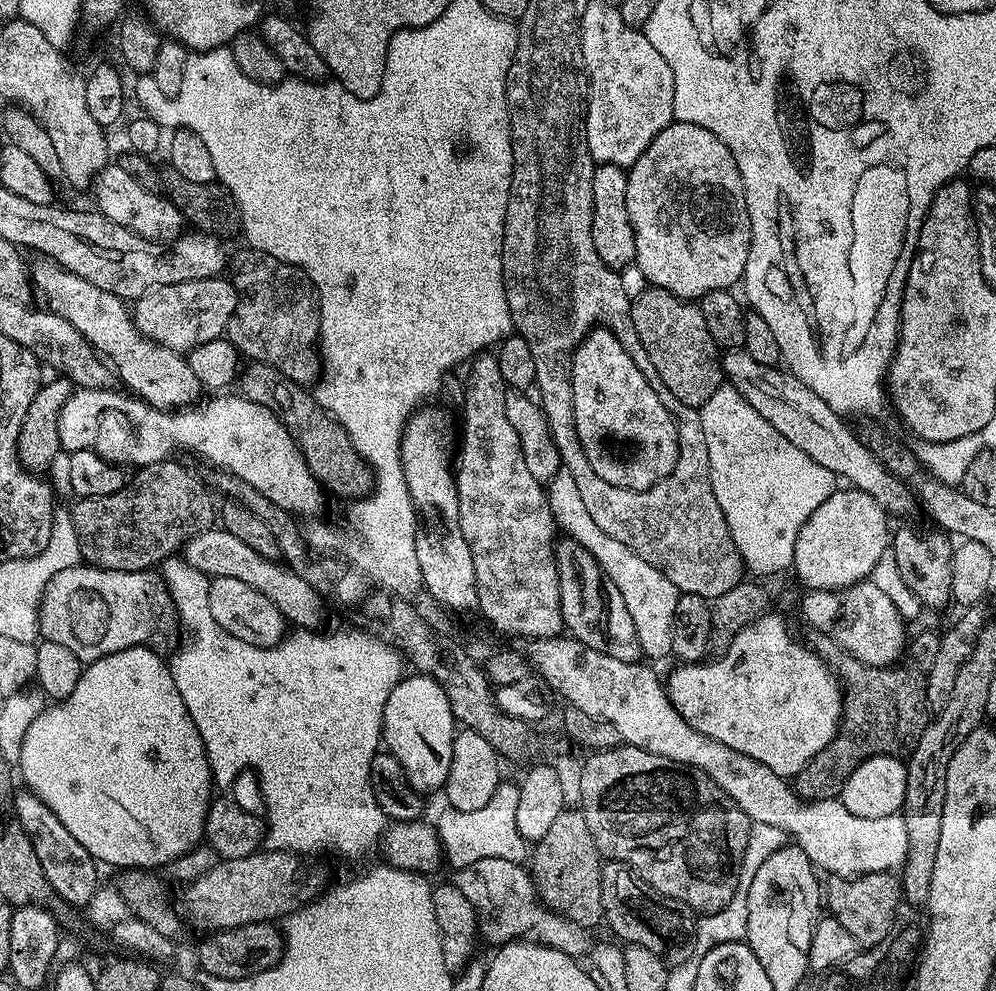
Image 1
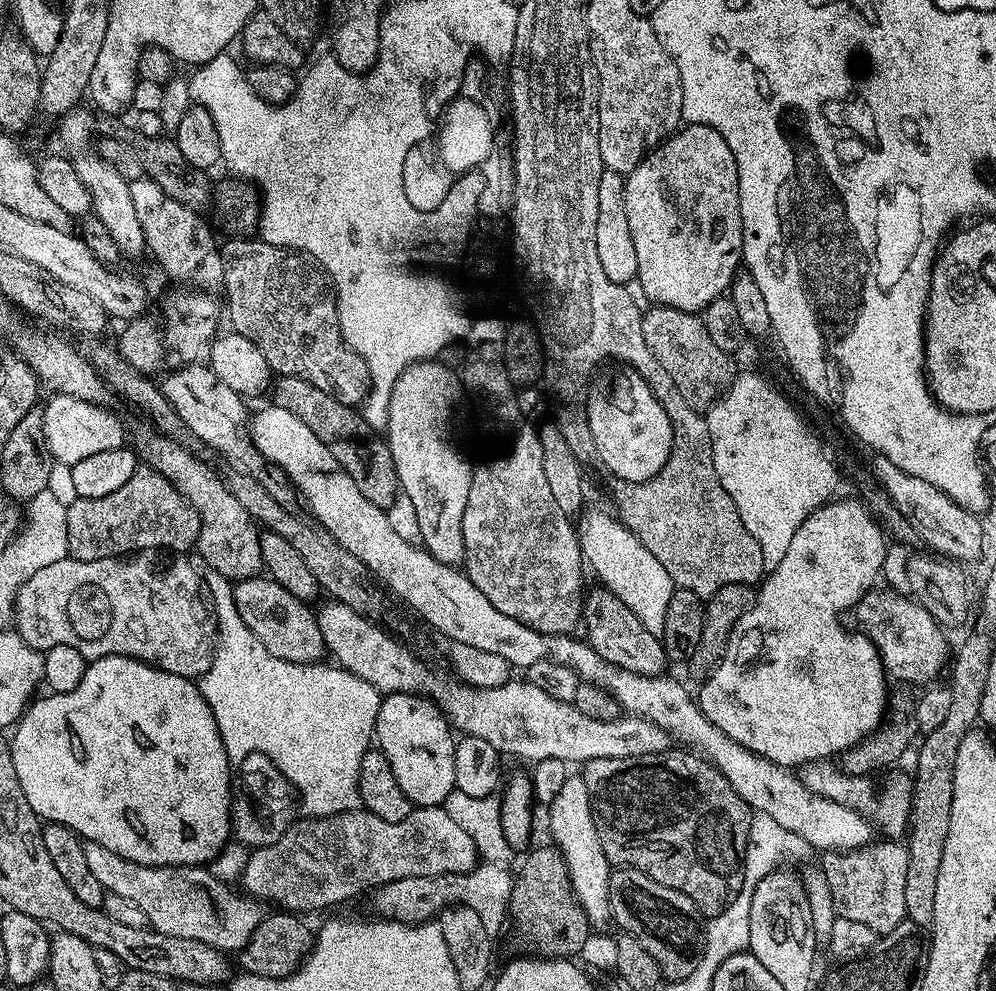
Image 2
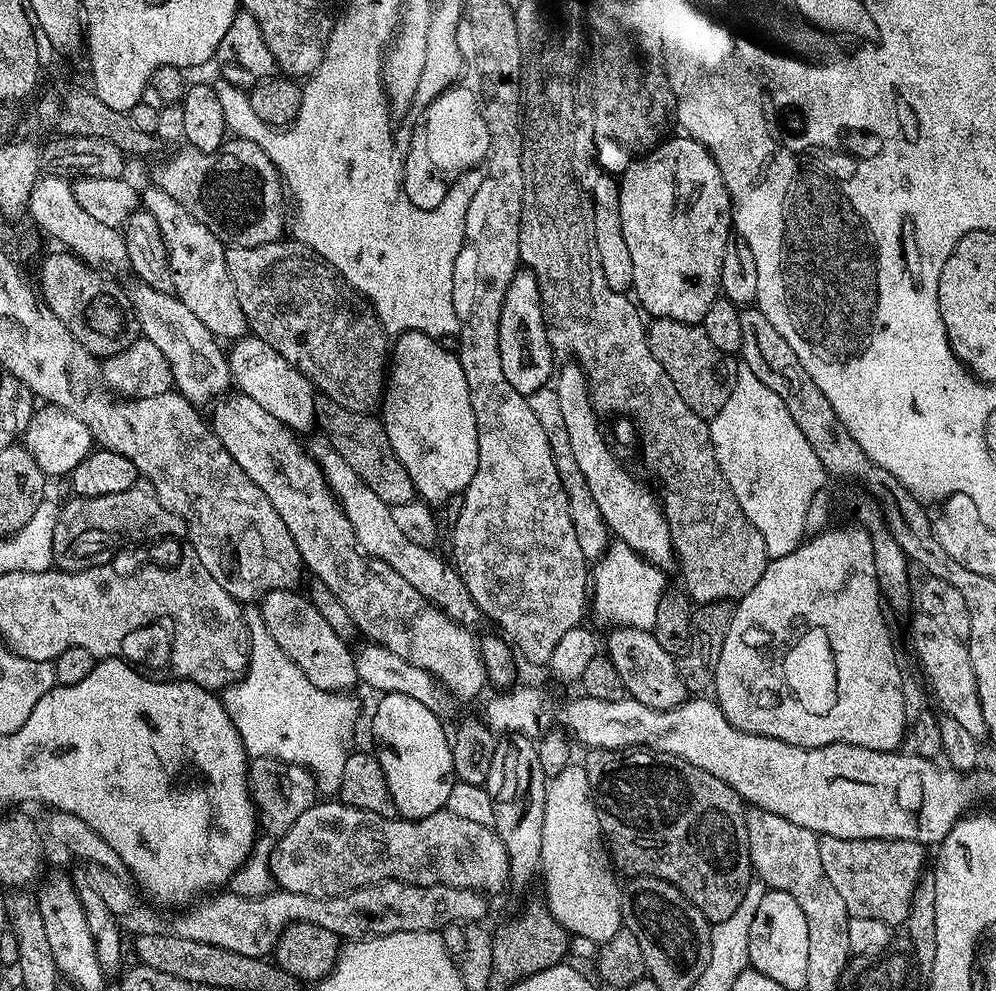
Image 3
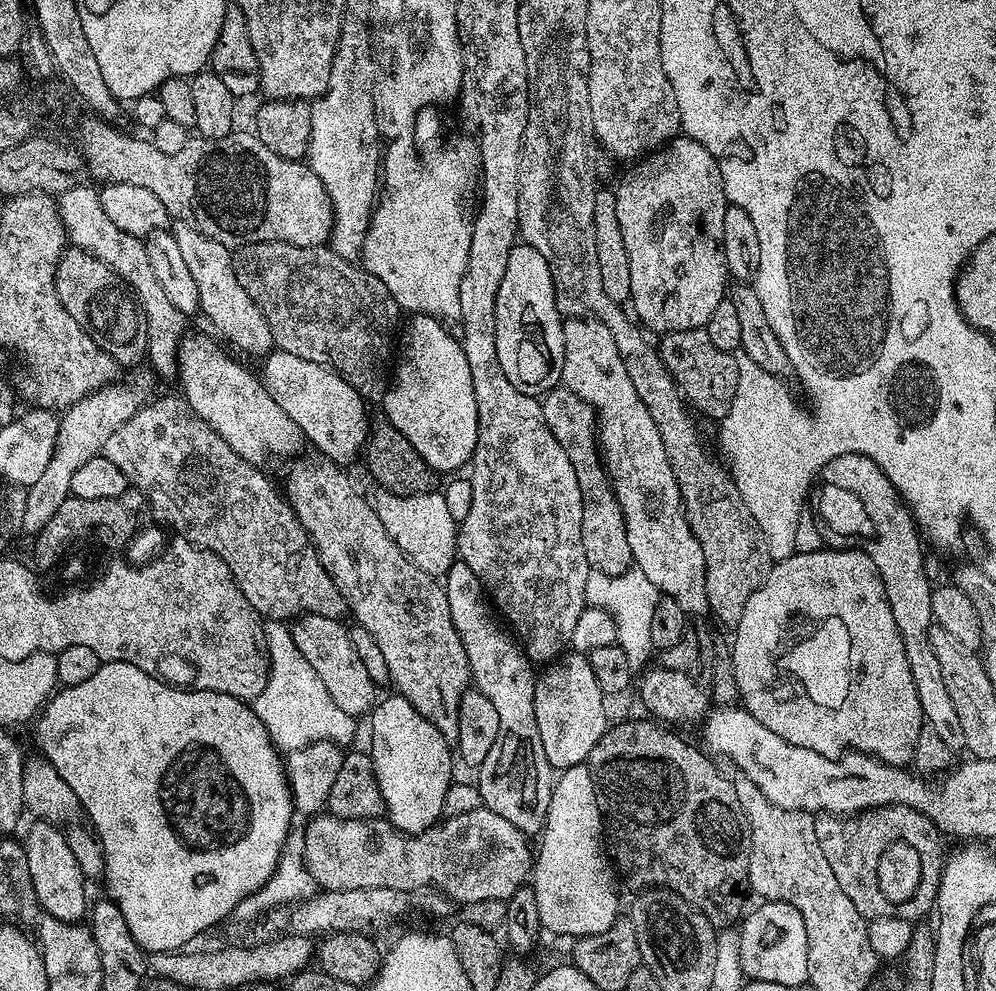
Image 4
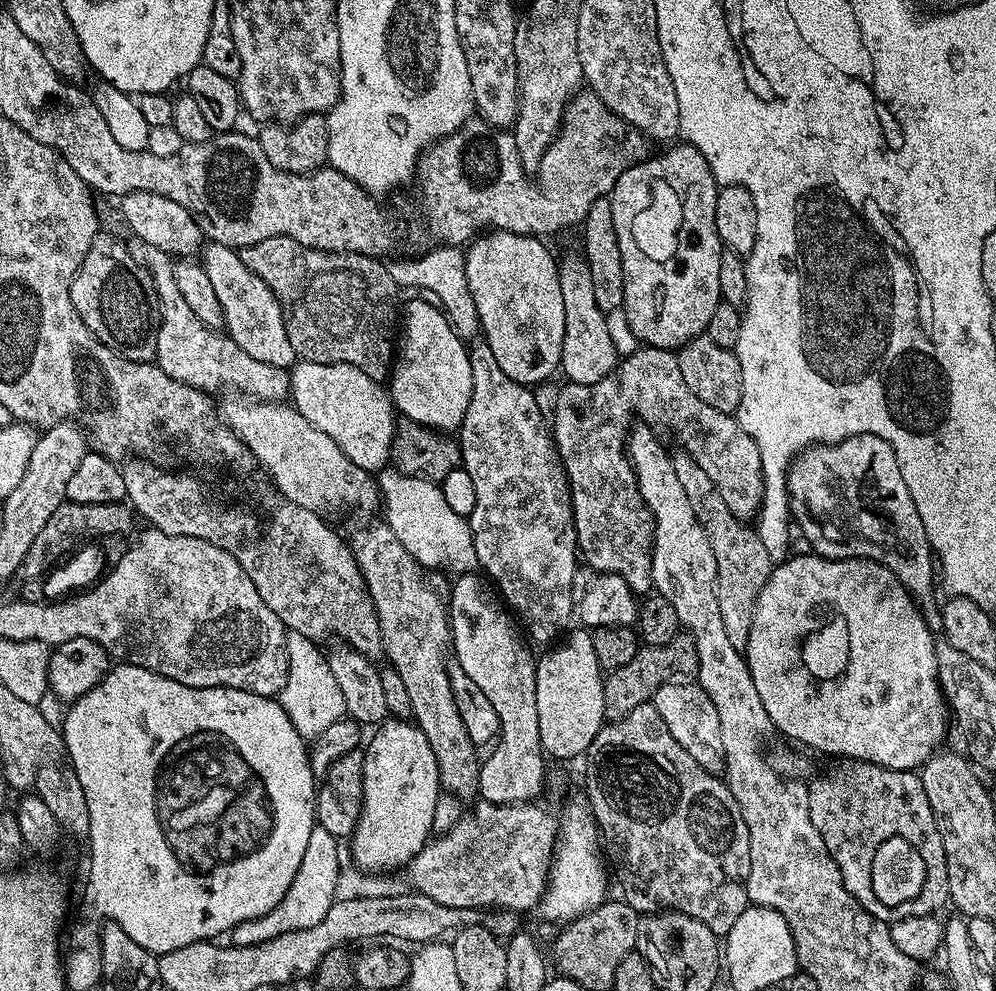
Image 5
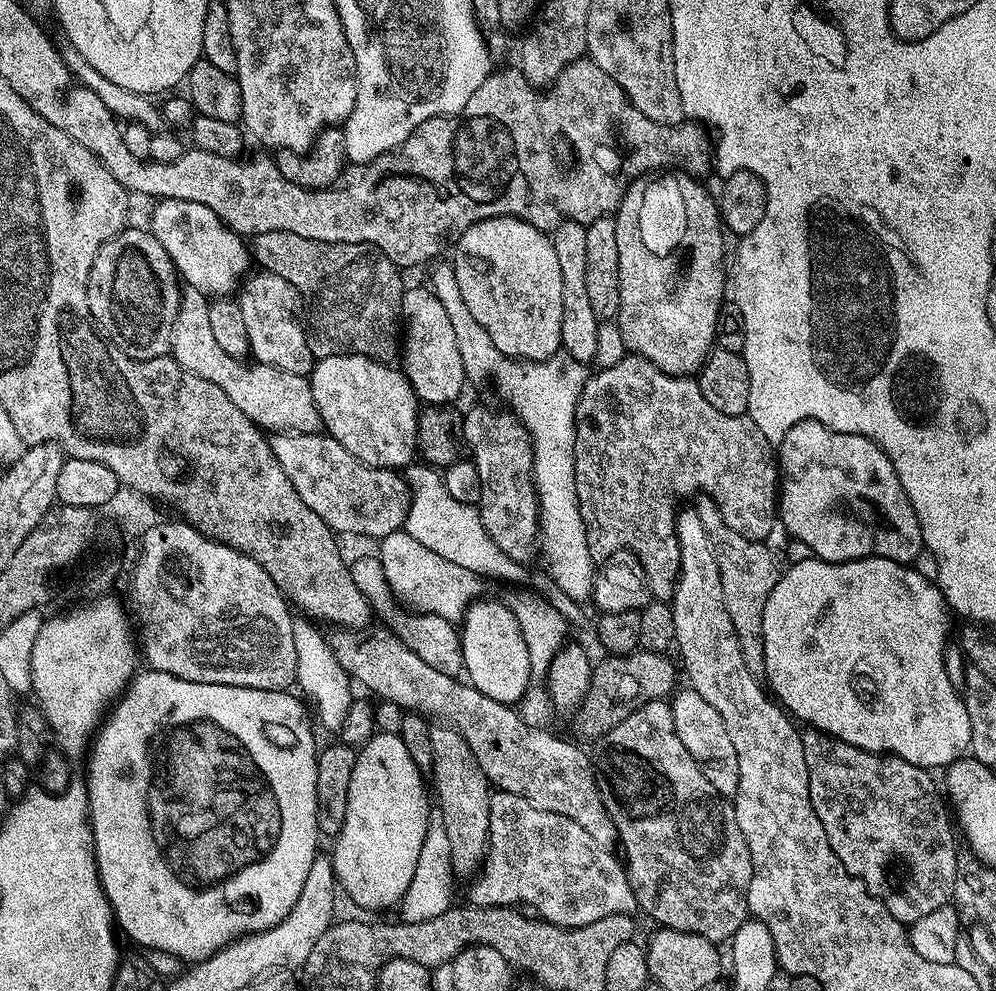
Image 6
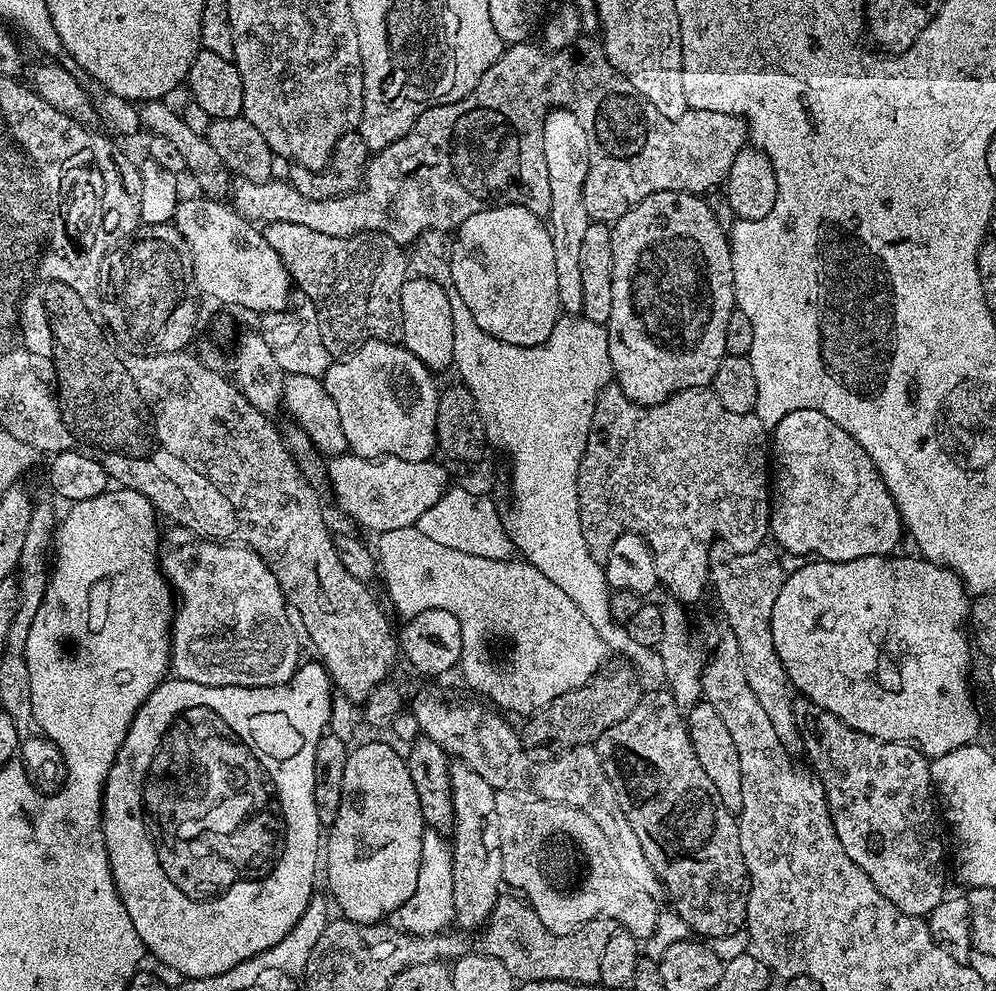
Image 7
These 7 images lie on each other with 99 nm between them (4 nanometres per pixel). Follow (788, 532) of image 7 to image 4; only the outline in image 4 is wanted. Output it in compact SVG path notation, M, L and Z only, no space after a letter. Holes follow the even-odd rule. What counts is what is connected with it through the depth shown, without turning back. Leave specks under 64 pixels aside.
M847 452L835 456L816 477L810 493L810 508L820 519L820 536L827 547L857 548L874 562L890 602L890 614L894 614L894 626L898 626L906 650L906 662L910 662L914 690L918 690L918 702L927 727L933 728L946 741L953 754L963 753L967 746L965 731L958 710L954 710L954 702L946 691L946 682L942 679L938 658L932 655L932 643L928 637L934 626L934 584L928 581L928 568L924 565L924 548L920 545L922 532L900 492L890 478L886 478L878 462L860 453Z

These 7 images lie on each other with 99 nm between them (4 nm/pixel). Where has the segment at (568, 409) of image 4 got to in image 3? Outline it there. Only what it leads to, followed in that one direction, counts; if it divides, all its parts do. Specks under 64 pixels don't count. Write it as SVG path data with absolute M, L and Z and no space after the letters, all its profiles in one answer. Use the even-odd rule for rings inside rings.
M545 386L534 390L528 397L528 401L530 402L530 410L534 410L534 414L538 414L538 422L542 422L542 426L550 438L550 446L556 459L558 474L562 478L564 489L568 495L570 518L574 522L574 534L578 534L578 546L581 548L585 560L595 562L608 550L610 543L608 524L604 520L602 510L598 510L598 502L594 502L594 494L590 494L590 486L586 486L586 478L582 476L578 462L574 460L574 450L570 450L570 438L564 425L555 387Z

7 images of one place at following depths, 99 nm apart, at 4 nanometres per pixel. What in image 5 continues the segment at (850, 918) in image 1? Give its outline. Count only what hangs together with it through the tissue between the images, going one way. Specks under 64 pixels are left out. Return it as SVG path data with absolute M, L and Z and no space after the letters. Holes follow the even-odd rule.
M851 758L833 764L836 765L825 776L808 784L808 809L810 822L814 822L814 830L822 834L822 842L826 842L826 850L834 858L846 890L850 890L850 894L870 915L885 922L939 913L939 908L943 904L947 905L950 900L946 850L942 846L942 834L938 830L934 810L930 810L926 790L922 790L919 775L912 770L883 768ZM896 839L908 847L908 864L892 864L888 872L884 872L883 866L876 864L876 855L883 844Z

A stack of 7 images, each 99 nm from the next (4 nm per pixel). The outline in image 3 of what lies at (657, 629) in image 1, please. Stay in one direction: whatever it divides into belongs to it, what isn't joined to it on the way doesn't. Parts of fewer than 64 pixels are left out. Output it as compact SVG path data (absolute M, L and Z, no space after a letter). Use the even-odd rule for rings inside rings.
M612 542L608 545L607 552L595 561L590 572L590 604L596 607L596 612L604 620L609 620L609 625L621 628L637 628L651 632L654 626L654 618L658 615L658 602L662 598L666 581L665 573L655 568L649 560L643 560L641 556L630 546L619 542Z

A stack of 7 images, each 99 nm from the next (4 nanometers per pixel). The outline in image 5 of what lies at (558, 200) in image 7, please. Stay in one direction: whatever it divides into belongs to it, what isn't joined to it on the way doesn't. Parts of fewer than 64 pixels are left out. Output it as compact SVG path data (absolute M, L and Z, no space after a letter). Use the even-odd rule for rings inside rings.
M583 255L568 256L558 264L562 286L562 310L566 310L566 326L562 338L560 368L573 384L602 382L613 375L618 367L618 353L614 338L610 338L608 316L598 310L594 298L594 281L590 278L590 266Z

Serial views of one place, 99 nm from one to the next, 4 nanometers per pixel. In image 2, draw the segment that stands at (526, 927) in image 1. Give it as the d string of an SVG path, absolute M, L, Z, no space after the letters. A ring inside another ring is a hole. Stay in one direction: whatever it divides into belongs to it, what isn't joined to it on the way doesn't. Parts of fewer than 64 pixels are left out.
M480 862L476 867L462 874L442 874L441 876L411 876L401 880L392 880L382 884L371 893L372 908L377 917L385 920L397 920L403 924L422 924L439 917L440 913L453 904L470 906L478 910L486 934L499 937L504 923L509 923L508 907L512 894L513 873L507 872L503 864Z

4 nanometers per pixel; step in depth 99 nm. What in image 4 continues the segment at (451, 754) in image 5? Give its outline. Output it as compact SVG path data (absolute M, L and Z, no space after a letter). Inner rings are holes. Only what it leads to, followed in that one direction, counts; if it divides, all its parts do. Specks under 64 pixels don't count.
M311 454L302 460L296 458L291 461L292 464L288 468L288 477L282 483L283 491L286 493L286 499L292 505L294 514L298 518L298 522L302 522L302 526L308 531L308 536L312 540L312 544L316 547L318 558L322 562L322 566L332 575L334 586L338 586L338 590L342 594L342 598L348 603L348 612L351 619L357 624L366 626L366 630L370 630L370 634L374 637L374 642L378 642L379 648L382 650L382 658L386 658L386 666L388 667L389 681L394 685L395 691L399 695L404 696L410 702L410 706L414 706L414 710L418 710L418 714L422 714L422 718L426 718L431 724L442 733L450 742L455 741L458 734L458 706L464 692L469 691L470 681L472 679L472 671L468 665L466 658L466 650L462 646L462 638L458 638L458 630L454 626L454 618L450 616L450 602L446 602L446 594L444 593L444 585L437 577L426 574L414 561L409 558L405 552L394 542L394 538L390 538L390 534L386 534L386 530L382 526L382 522L378 518L375 507L371 503L368 504L360 497L358 489L352 485L352 480L347 476L345 469L327 460L325 456L319 454Z

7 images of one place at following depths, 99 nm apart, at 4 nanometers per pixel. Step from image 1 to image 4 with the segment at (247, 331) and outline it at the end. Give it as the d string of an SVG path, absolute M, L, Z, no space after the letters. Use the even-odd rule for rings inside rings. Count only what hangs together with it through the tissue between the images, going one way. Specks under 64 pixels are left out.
M277 240L274 242L262 242L261 244L247 244L245 248L235 249L232 265L242 290L246 290L246 294L250 294L250 298L258 306L258 310L262 310L262 314L272 331L273 345L279 351L289 352L298 358L306 358L306 362L318 362L322 366L331 368L333 372L339 374L350 386L354 386L356 393L366 402L372 402L372 400L376 400L376 402L383 401L384 396L388 392L390 361L394 356L392 335L396 332L396 323L399 322L400 316L402 317L402 309L396 305L396 299L392 297L390 290L386 290L386 286L380 279L374 274L367 272L359 264L353 264L352 261L342 258L337 252L332 251L331 247L303 248L302 246L294 246L286 242L278 242Z

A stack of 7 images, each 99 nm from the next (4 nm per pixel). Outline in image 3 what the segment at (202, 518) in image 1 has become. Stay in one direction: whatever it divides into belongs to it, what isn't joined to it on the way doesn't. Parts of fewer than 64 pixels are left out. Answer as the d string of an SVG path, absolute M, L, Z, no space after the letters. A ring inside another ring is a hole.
M137 478L130 490L122 490L122 494L106 494L105 496L77 496L63 501L58 518L58 526L54 526L54 550L52 563L62 572L80 572L84 568L99 568L107 565L115 552L128 548L131 544L144 544L147 540L160 540L163 536L187 537L188 527L184 519L170 511L160 501L154 486L143 478Z

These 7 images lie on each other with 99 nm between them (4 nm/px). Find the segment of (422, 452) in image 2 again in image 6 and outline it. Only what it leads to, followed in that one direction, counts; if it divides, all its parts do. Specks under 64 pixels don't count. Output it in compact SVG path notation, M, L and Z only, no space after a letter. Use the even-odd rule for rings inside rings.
M405 287L404 297L400 303L400 315L402 317L402 371L414 390L417 401L428 406L448 406L460 396L460 391L466 388L466 377L462 366L462 354L458 350L458 342L454 338L454 326L450 326L450 317L446 315L446 306L438 302L436 293L431 287L412 288Z

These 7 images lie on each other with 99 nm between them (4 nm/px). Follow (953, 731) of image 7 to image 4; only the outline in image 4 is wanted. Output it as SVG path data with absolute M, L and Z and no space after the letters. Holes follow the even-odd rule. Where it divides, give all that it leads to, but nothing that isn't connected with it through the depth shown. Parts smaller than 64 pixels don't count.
M824 546L821 549L821 552L800 550L795 556L775 561L764 584L758 586L754 594L750 594L746 610L742 610L742 618L734 625L736 637L732 640L732 660L730 659L739 703L750 714L754 714L754 718L758 718L758 722L762 722L766 730L774 730L778 738L786 738L786 742L794 746L806 746L806 750L814 750L814 754L837 757L851 750L876 756L887 764L907 765L912 760L918 734L925 728L926 721L918 702L918 690L914 690L914 678L910 674L910 662L906 662L906 650L902 646L898 626L894 626L894 614L890 614L890 602L886 598L884 583L874 562L870 562L865 552L860 552L857 548Z

